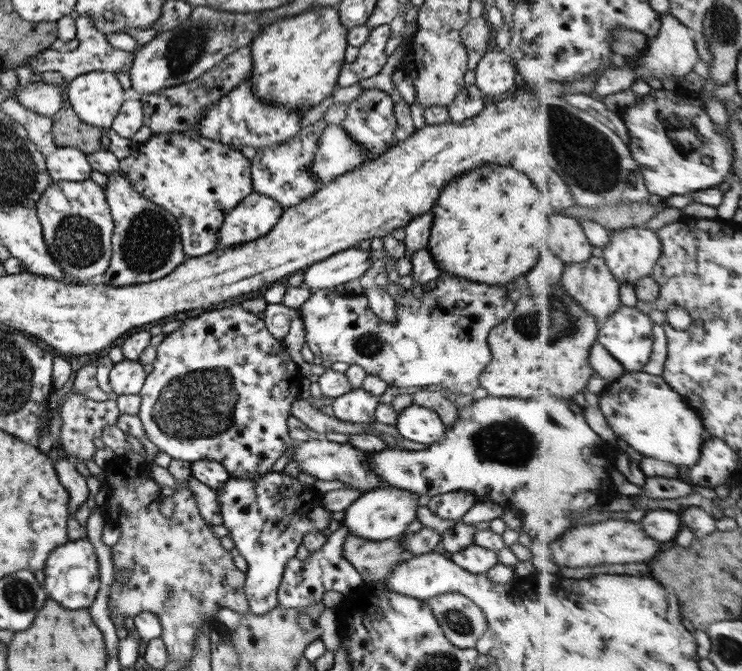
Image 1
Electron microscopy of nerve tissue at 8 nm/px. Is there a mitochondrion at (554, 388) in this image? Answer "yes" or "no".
no

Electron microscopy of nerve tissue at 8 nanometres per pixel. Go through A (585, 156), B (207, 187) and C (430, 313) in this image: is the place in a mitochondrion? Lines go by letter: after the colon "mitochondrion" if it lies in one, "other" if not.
A: mitochondrion
B: other
C: other

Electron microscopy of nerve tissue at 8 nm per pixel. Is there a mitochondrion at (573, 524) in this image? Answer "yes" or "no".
no

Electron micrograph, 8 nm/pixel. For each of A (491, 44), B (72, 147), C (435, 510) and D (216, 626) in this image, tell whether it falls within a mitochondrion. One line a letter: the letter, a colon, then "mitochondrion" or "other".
A: other
B: other
C: other
D: other

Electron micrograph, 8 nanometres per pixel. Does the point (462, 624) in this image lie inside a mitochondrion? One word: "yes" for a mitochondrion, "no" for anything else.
yes

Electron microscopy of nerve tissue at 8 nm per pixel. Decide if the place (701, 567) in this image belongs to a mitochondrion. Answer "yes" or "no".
no

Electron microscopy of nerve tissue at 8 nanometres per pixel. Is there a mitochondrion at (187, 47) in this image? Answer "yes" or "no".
yes

